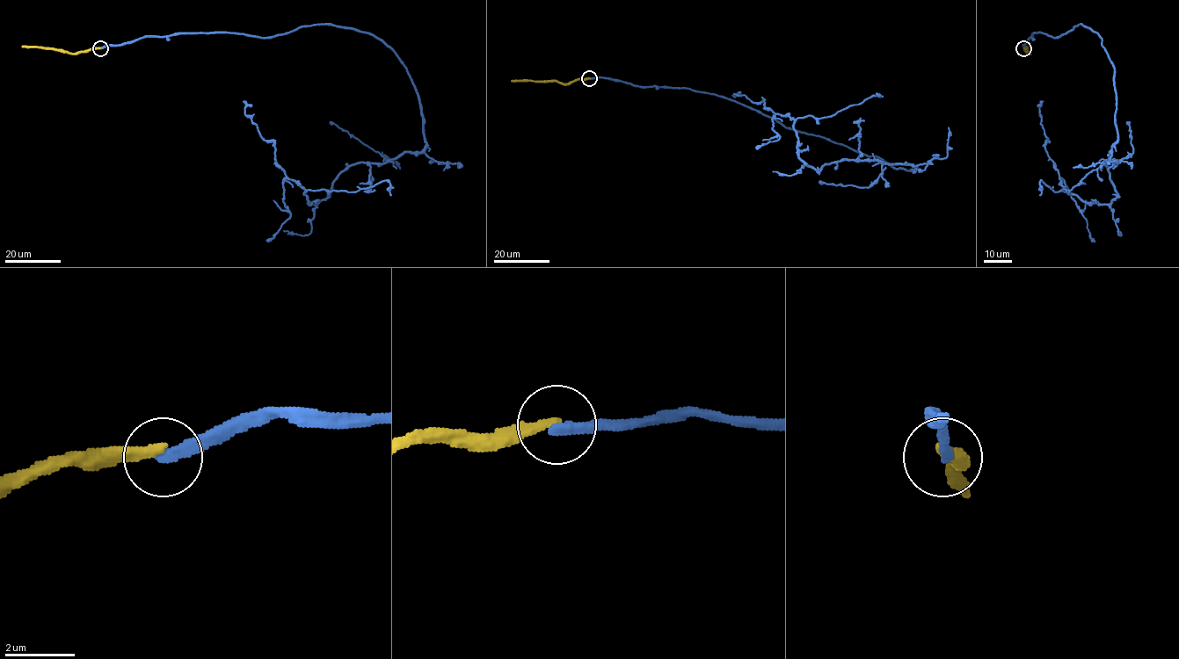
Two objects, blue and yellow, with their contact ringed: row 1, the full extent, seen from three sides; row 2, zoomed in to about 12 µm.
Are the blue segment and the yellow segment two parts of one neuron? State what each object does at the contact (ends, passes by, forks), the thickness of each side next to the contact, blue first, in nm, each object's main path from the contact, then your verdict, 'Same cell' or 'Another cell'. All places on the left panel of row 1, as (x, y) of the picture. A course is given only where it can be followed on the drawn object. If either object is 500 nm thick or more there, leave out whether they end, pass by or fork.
At the ring blue ends. At the ring yellow ends. Thickness 360 nm (blue) against 320 nm. Course of blue: (100, 48), (317, 24), (367, 32), (405, 68), (425, 146), (350, 164), (310, 204), (243, 100). Course of yellow: (99, 48), (71, 54), (22, 46). Another cell

